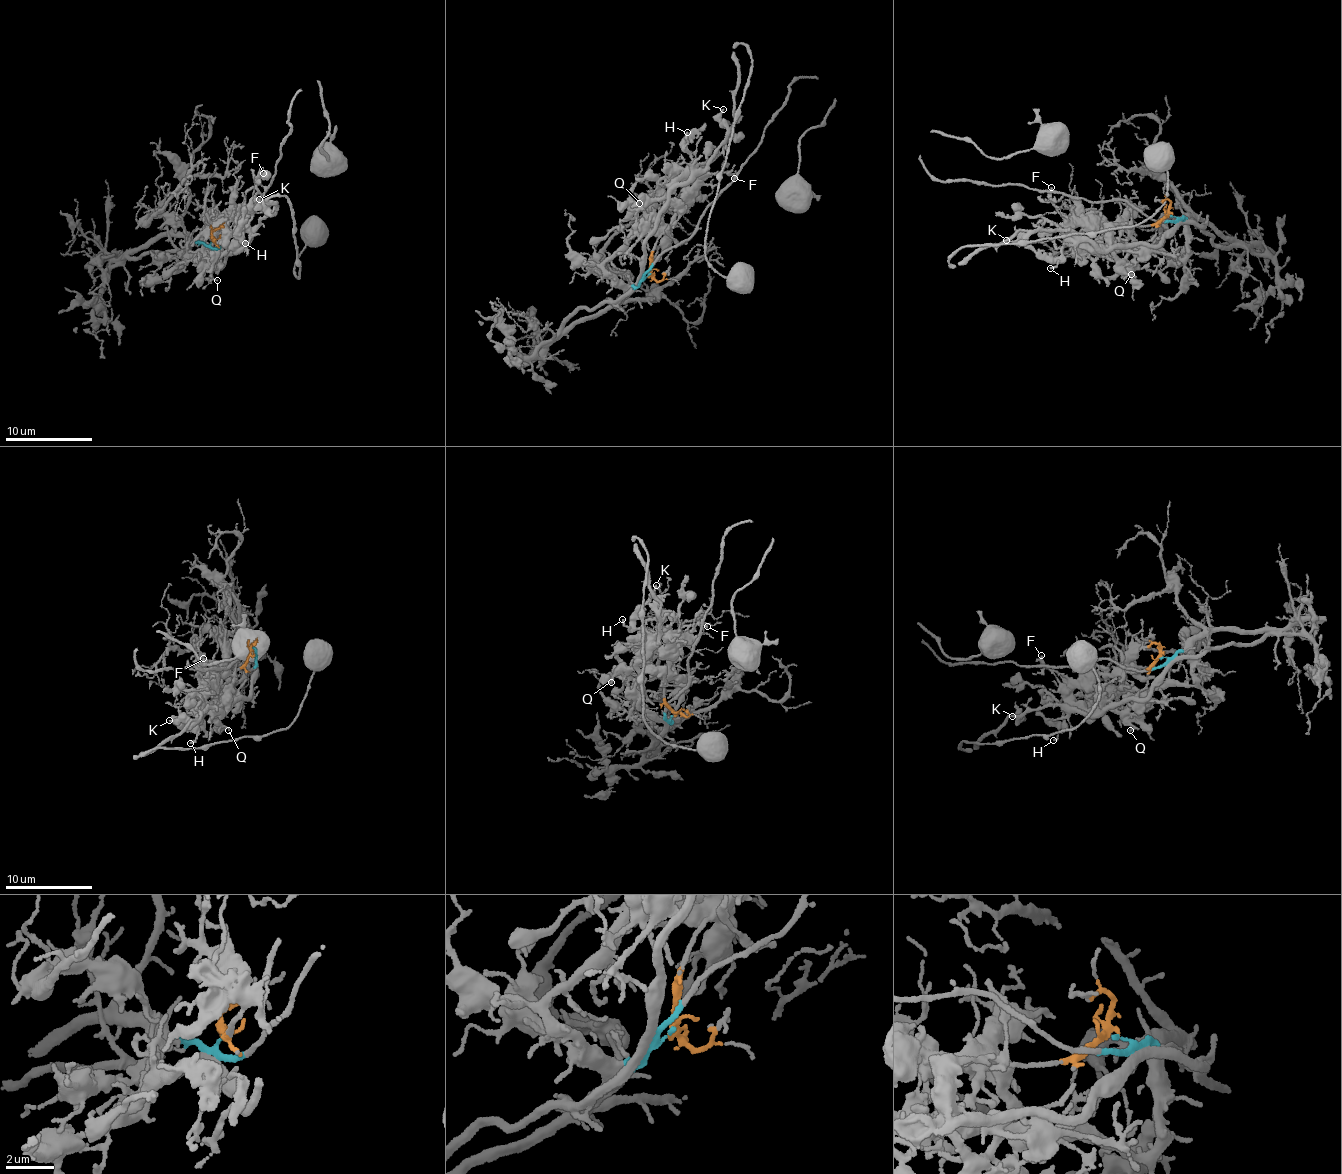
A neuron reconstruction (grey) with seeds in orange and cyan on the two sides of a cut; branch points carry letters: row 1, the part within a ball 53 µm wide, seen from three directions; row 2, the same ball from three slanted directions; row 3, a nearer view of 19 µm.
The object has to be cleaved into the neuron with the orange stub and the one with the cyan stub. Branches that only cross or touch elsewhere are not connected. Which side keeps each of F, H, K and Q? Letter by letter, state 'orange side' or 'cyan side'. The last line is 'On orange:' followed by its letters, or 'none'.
F: orange side
H: orange side
K: orange side
Q: orange side
On orange: F, H, K, Q

